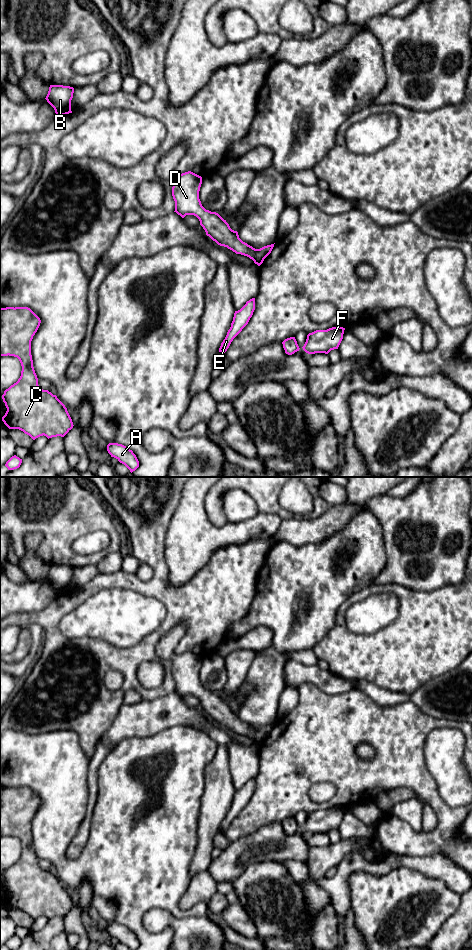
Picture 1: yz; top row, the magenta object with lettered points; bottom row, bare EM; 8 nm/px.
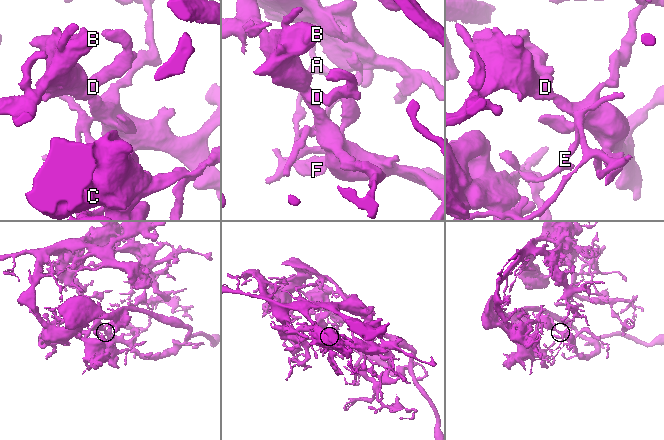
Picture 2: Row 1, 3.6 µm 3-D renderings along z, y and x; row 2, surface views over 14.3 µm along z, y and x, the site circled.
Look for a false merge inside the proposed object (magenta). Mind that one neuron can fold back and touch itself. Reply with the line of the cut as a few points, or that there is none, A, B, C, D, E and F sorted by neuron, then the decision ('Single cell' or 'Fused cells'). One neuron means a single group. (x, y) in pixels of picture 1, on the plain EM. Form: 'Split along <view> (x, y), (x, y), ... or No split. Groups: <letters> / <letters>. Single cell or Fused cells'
Split along yz (254, 741), (260, 744). Groups: A E / B C D F. Fused cells

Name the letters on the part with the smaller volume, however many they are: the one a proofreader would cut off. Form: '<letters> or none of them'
A, E

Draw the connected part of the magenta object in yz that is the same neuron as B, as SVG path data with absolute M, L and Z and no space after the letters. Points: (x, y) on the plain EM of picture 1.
M50 565L45 579L54 588L57 597L72 593L71 580L73 578L73 573L73 567Z

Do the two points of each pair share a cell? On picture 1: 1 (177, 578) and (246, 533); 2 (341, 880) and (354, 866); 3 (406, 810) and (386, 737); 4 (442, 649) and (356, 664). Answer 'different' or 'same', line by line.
1: same
2: same
3: different
4: same

